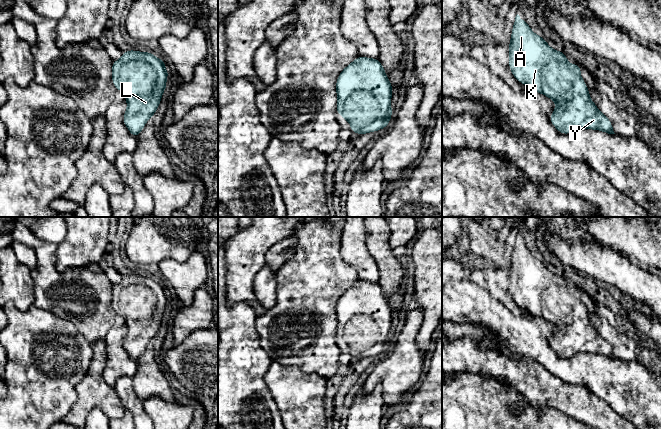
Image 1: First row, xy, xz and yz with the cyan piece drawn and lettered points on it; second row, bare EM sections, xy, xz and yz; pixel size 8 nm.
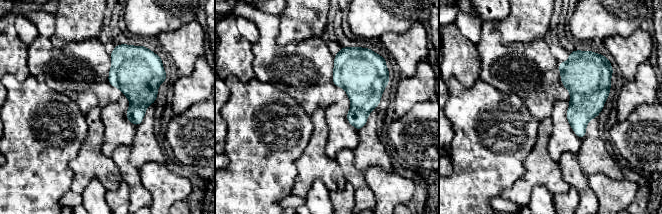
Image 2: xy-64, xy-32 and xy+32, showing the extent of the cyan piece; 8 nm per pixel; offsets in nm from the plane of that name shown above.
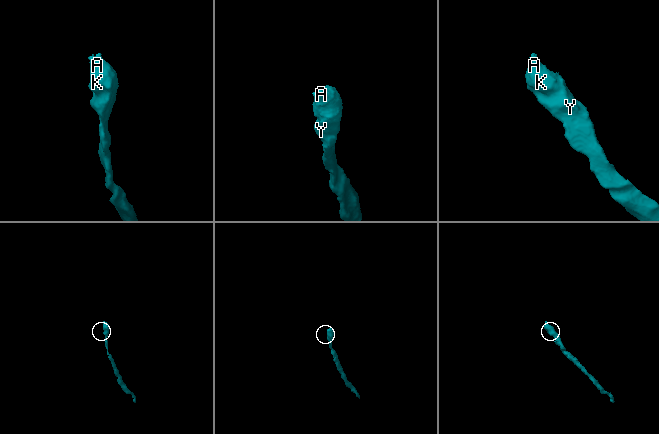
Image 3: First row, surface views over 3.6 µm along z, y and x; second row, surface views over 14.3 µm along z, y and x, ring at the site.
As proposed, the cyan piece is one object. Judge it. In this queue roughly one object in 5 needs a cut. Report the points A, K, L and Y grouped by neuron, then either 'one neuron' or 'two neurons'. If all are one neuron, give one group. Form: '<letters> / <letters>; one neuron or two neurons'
A K L Y; one neuron

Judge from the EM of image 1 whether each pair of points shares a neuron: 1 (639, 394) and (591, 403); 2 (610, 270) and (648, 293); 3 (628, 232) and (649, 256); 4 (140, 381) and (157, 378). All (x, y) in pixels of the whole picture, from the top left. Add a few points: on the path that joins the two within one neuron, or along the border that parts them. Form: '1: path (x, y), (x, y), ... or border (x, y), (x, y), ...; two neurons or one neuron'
1: border (585, 387), (604, 399), (622, 416); two neurons
2: path (619, 271), (639, 284); one neuron
3: path (634, 238), (646, 250); one neuron
4: path (144, 381), (149, 381), (153, 378); one neuron

